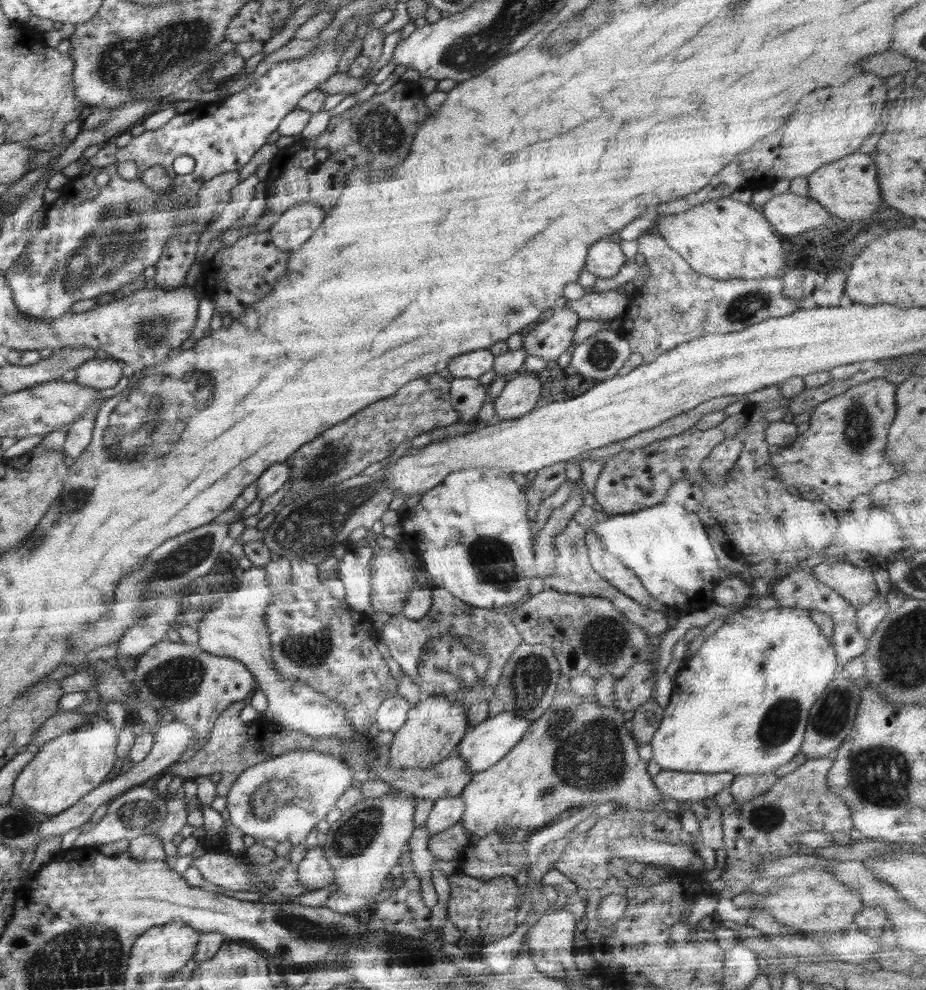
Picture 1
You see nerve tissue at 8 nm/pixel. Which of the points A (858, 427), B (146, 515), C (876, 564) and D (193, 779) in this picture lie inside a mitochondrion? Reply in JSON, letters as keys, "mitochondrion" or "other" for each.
{"A":"mitochondrion","B":"other","C":"other","D":"other"}

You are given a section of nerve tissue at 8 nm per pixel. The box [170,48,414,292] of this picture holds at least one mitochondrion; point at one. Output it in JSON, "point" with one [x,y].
{"point":[380,131]}

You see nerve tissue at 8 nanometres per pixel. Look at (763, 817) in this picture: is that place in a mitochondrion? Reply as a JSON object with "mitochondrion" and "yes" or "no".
{"mitochondrion":"yes"}

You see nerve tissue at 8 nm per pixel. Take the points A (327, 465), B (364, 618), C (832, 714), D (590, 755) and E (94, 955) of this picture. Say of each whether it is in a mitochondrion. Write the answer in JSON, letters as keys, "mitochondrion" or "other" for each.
{"A":"mitochondrion","B":"other","C":"mitochondrion","D":"mitochondrion","E":"mitochondrion"}

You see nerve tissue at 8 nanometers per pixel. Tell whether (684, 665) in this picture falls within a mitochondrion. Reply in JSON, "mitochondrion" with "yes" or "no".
{"mitochondrion":"no"}

